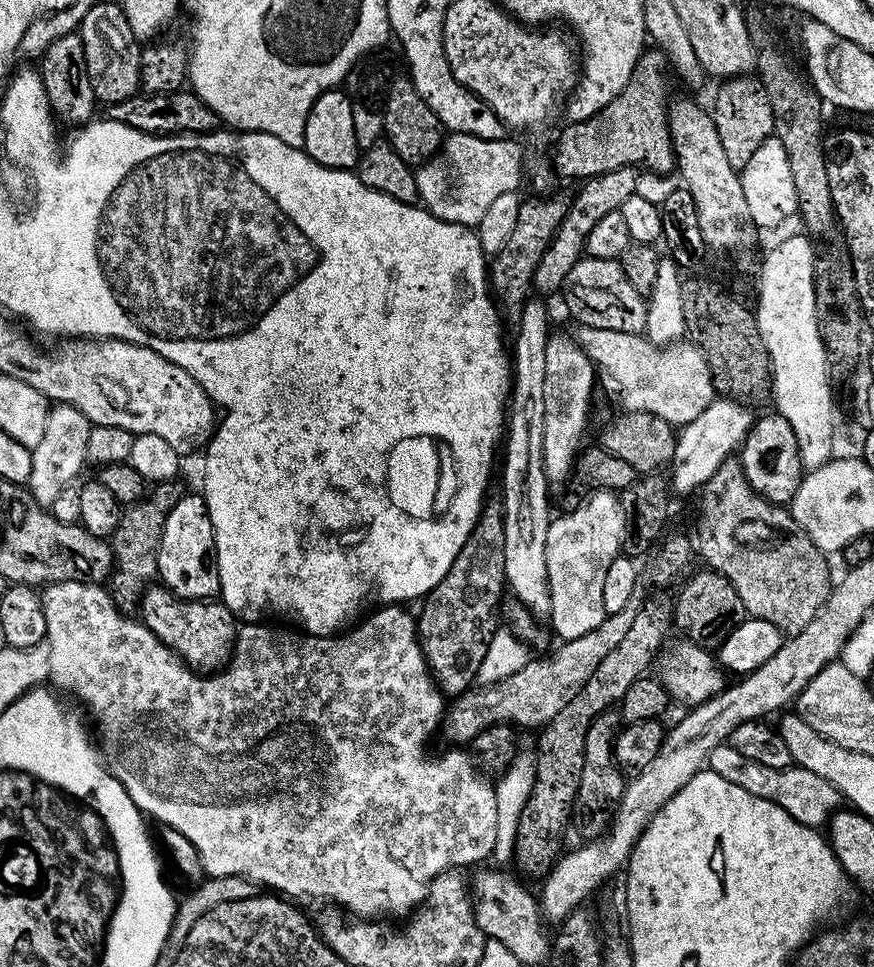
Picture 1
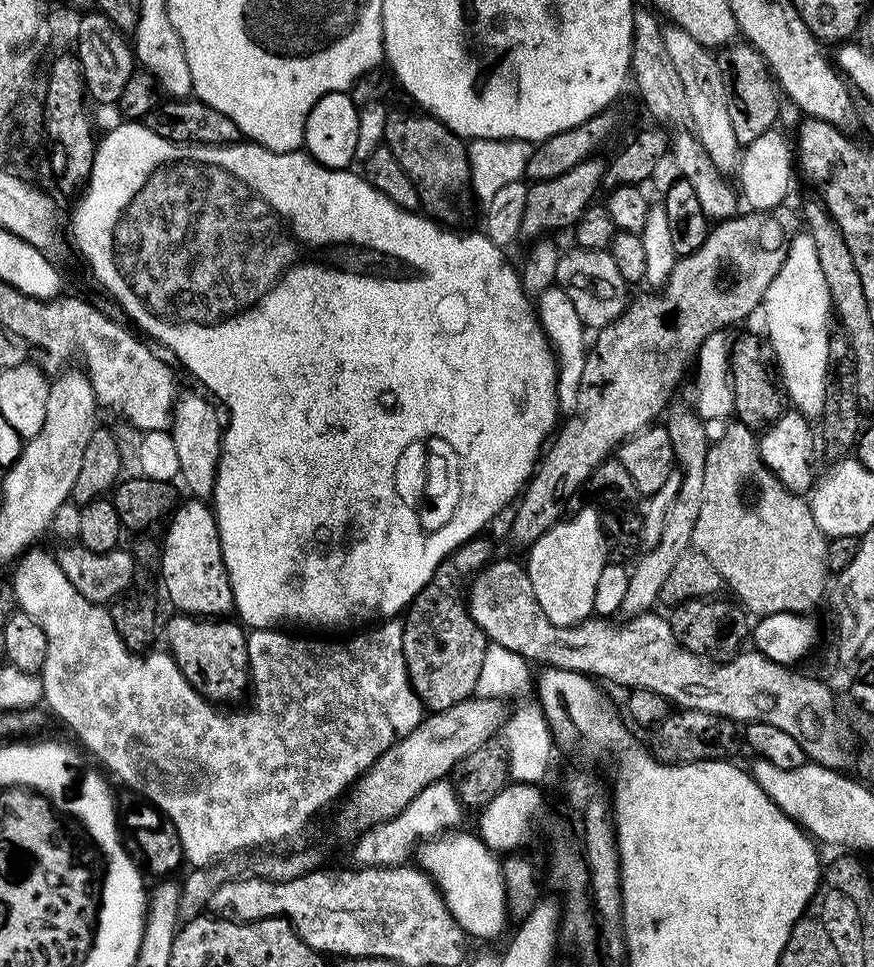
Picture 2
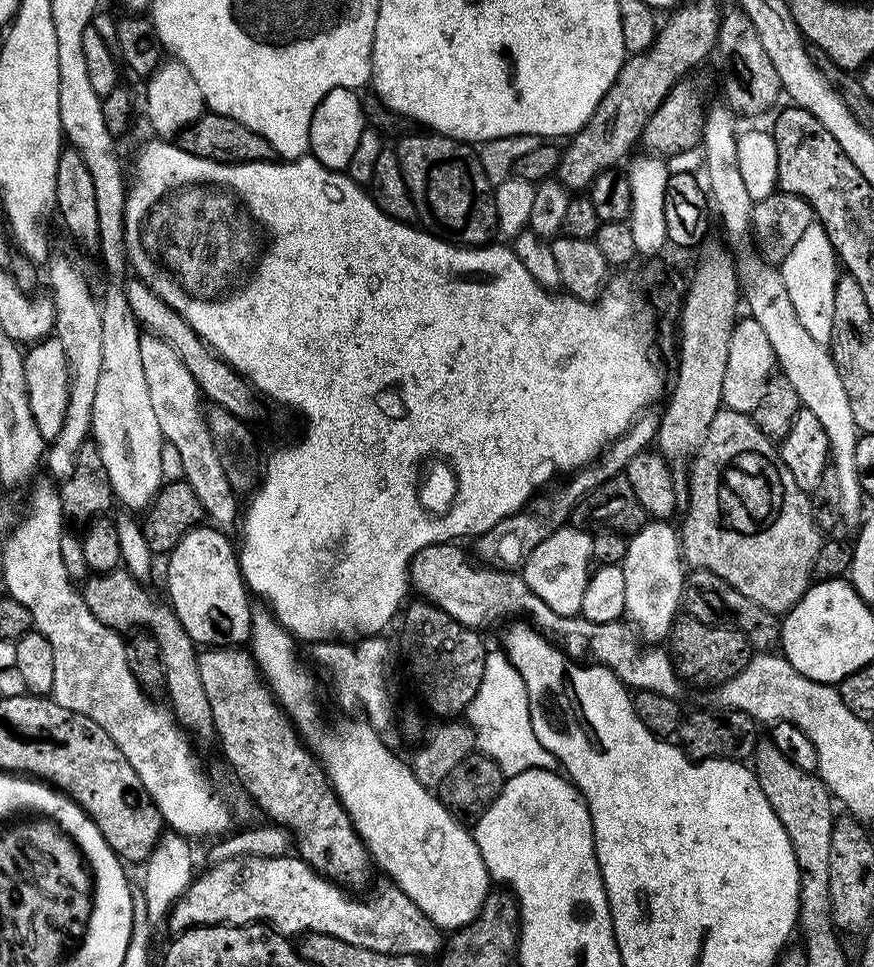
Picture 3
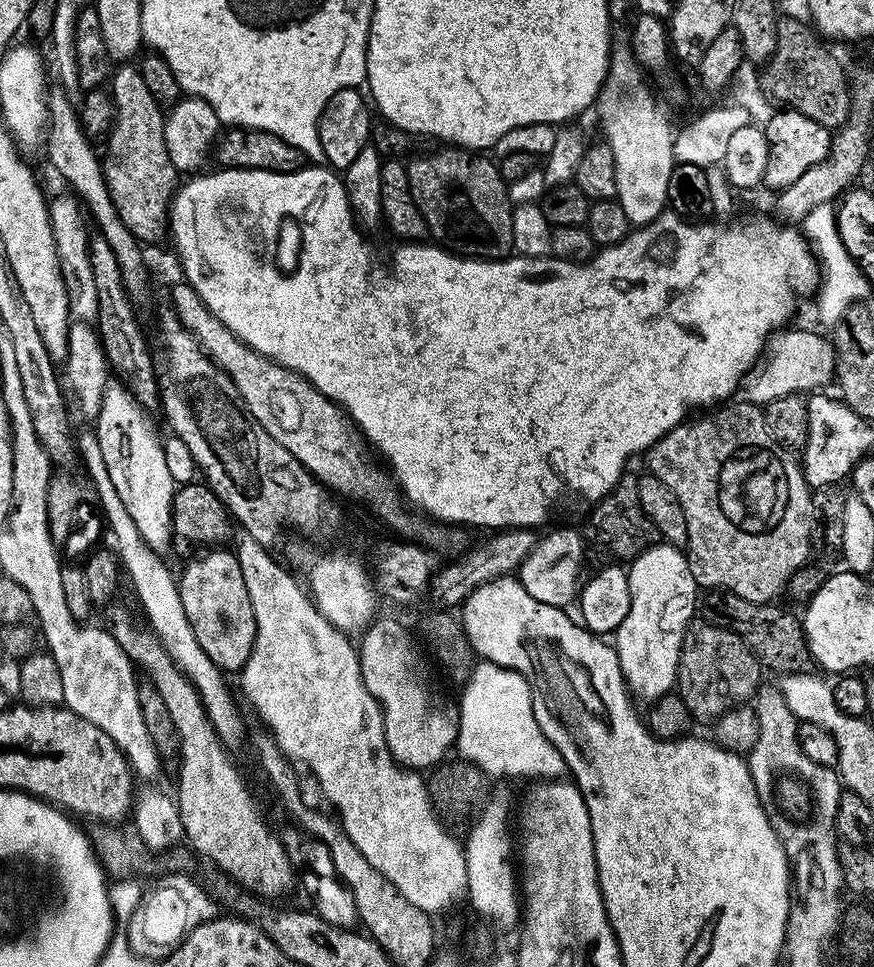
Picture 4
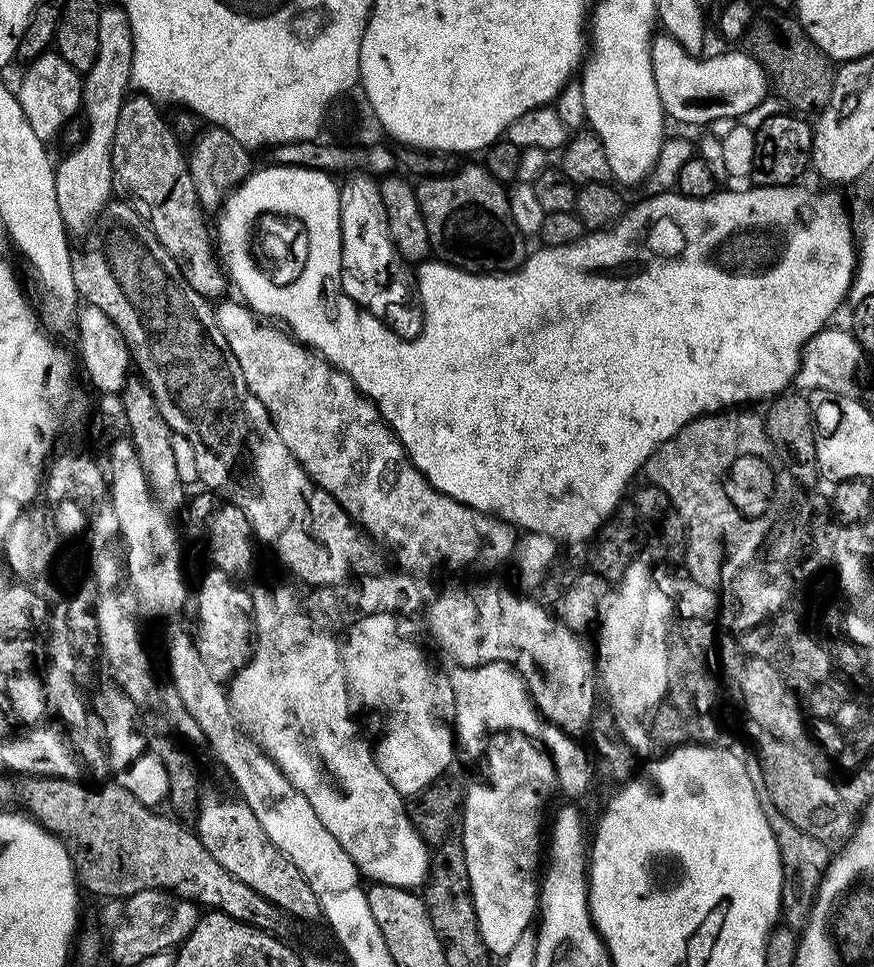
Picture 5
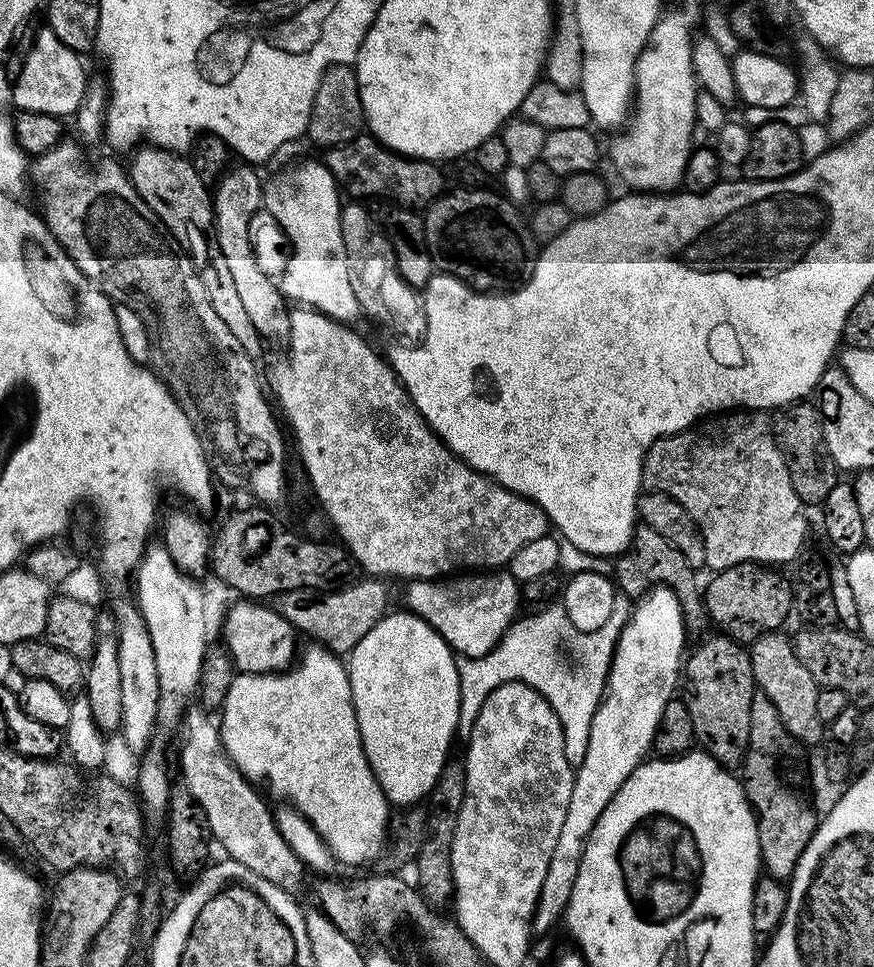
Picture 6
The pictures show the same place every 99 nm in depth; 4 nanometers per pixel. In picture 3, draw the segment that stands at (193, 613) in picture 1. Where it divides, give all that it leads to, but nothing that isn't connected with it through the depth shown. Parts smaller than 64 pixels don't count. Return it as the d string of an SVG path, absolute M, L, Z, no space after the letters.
M244 646L205 647L197 655L196 661L198 675L202 678L202 687L206 690L206 699L210 702L215 739L220 739L220 748L224 751L233 774L248 791L249 798L268 815L265 817L271 823L278 824L291 833L294 837L295 851L311 868L315 868L317 872L341 886L362 883L368 876L368 868L370 869L368 849L360 841L360 836L352 825L352 819L340 804L336 793L332 791L320 762L302 743L291 719L273 696L272 689L262 679L251 651Z

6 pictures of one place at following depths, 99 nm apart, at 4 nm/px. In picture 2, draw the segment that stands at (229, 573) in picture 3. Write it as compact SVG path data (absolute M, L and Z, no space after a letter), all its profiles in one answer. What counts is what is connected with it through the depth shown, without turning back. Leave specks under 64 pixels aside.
M188 498L183 504L184 501L173 511L170 517L172 525L169 526L164 544L162 540L162 547L158 552L164 588L176 607L173 609L181 613L205 618L227 617L233 611L234 605L230 578L222 558L216 513L200 498Z

